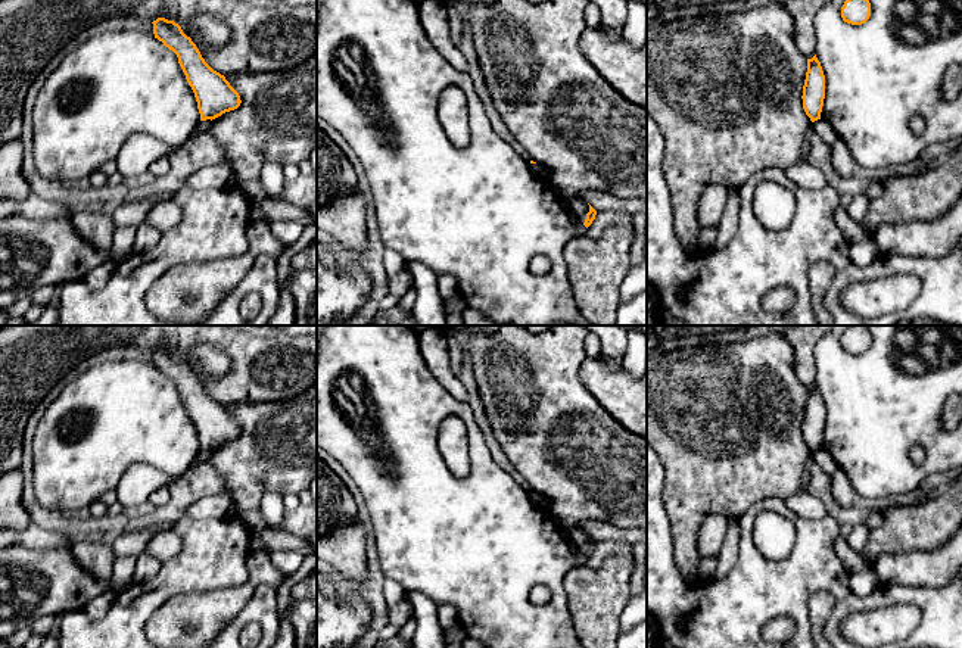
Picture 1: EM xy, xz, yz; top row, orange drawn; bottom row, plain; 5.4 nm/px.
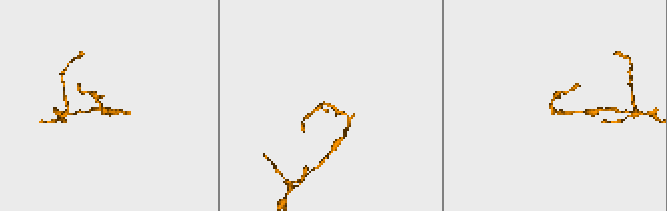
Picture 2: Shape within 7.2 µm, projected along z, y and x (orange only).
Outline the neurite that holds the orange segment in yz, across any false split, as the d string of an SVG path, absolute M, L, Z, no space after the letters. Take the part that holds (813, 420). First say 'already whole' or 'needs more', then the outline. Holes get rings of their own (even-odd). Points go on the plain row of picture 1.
already whole | M816 384L807 389L807 402L803 415L803 439L812 452L821 449L825 429L825 405Z

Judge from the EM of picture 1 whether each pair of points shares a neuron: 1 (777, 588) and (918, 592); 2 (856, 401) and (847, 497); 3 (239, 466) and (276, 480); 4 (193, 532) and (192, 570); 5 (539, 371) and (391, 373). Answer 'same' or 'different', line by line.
1: same
2: different
3: same
4: same
5: different

